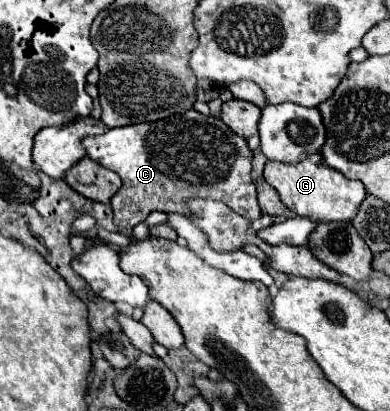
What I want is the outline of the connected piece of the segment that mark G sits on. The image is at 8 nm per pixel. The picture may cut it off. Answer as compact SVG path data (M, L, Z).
M321 153L309 155L305 161L295 165L285 165L279 161L267 161L265 165L265 181L279 193L281 201L299 217L307 217L313 221L351 221L367 191L361 181L351 181L341 175L337 169L329 167Z

